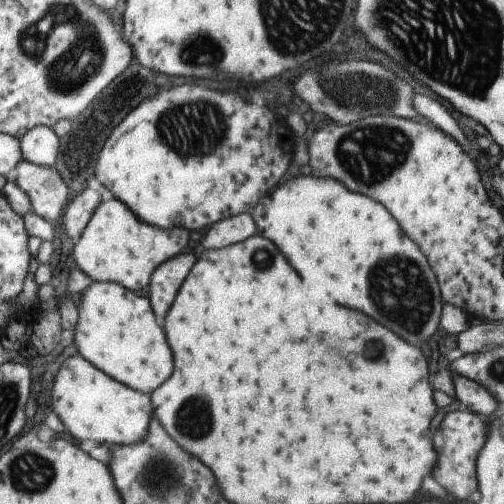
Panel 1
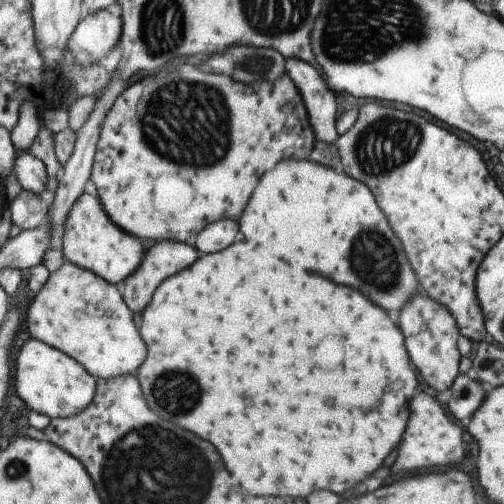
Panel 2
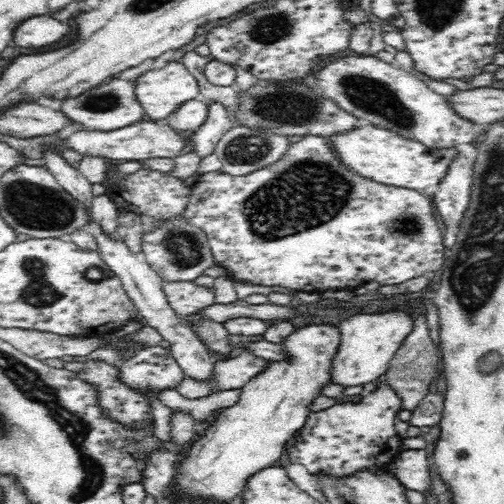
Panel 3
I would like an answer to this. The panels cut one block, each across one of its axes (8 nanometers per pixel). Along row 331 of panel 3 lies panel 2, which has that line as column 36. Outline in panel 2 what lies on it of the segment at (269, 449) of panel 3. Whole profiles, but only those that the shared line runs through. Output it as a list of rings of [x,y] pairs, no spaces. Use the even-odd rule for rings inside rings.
[[[63,264],[59,270],[49,274],[49,280],[45,286],[35,294],[27,318],[25,328],[29,330],[33,340],[45,342],[63,354],[71,356],[75,362],[79,362],[95,380],[115,380],[117,376],[133,376],[141,364],[147,360],[147,348],[145,340],[139,334],[139,328],[133,324],[133,312],[127,308],[123,296],[117,292],[115,284],[101,280],[97,274],[79,268],[75,264]]]

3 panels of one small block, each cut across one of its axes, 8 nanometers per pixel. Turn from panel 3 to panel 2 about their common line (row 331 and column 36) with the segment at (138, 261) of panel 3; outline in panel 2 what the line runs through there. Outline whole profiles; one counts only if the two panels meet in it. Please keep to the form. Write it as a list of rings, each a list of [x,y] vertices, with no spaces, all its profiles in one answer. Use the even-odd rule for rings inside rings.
[[[19,152],[15,158],[15,178],[21,188],[45,196],[45,166],[31,152]]]

